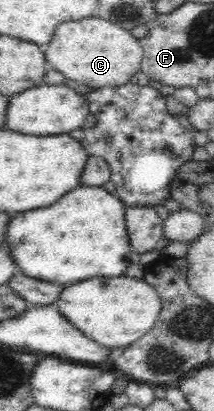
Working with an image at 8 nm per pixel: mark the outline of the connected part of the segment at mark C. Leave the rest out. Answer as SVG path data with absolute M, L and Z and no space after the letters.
M98 16L58 24L51 40L44 46L47 65L71 79L90 86L120 87L130 82L131 76L140 72L143 49L137 38L110 20Z

